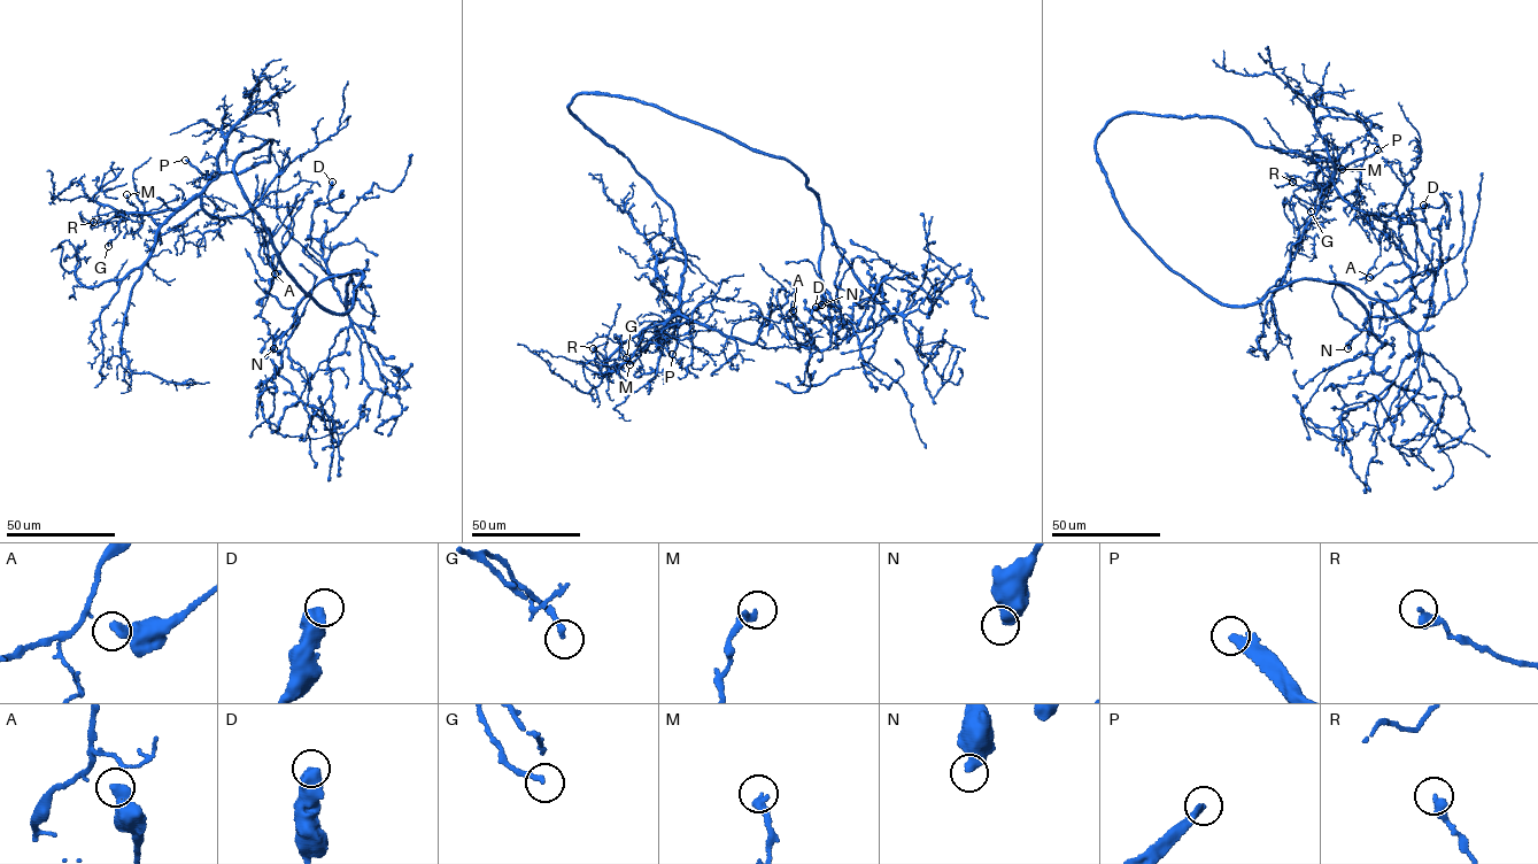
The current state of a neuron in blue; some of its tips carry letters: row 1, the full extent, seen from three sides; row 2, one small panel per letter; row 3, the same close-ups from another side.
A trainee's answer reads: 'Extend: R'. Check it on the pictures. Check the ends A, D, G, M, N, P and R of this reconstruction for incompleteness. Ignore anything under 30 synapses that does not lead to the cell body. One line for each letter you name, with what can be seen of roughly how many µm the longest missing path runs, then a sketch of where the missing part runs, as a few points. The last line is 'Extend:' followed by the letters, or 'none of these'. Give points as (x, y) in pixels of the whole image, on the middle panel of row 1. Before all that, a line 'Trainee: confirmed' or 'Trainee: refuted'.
Trainee: refuted
P: missing 70 µm; course (672, 354), (658, 378), (641, 377), (630, 400), (605, 411), (605, 407)
Extend: P

